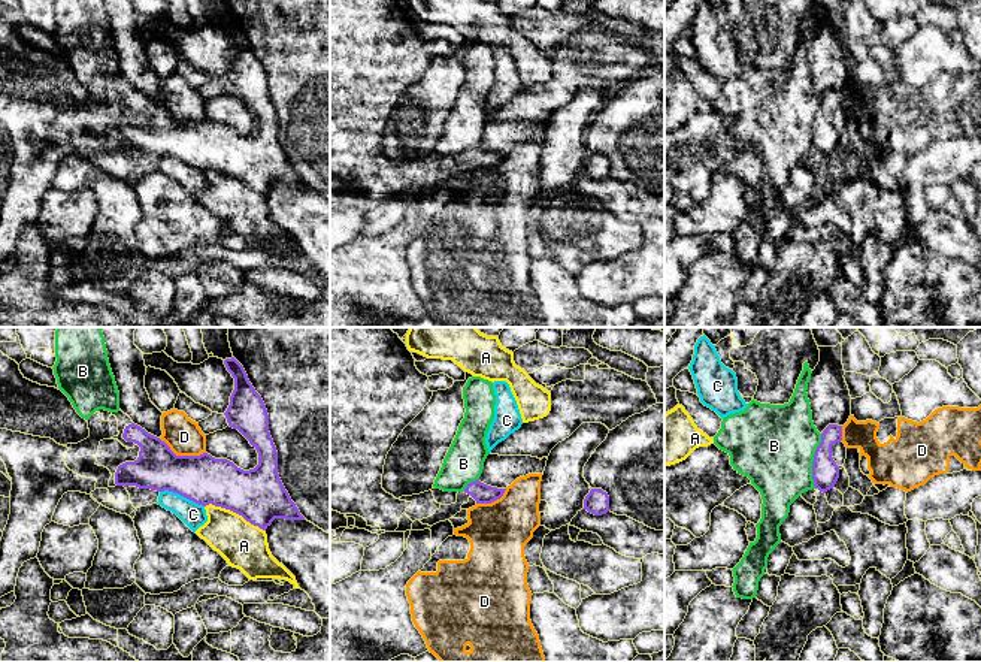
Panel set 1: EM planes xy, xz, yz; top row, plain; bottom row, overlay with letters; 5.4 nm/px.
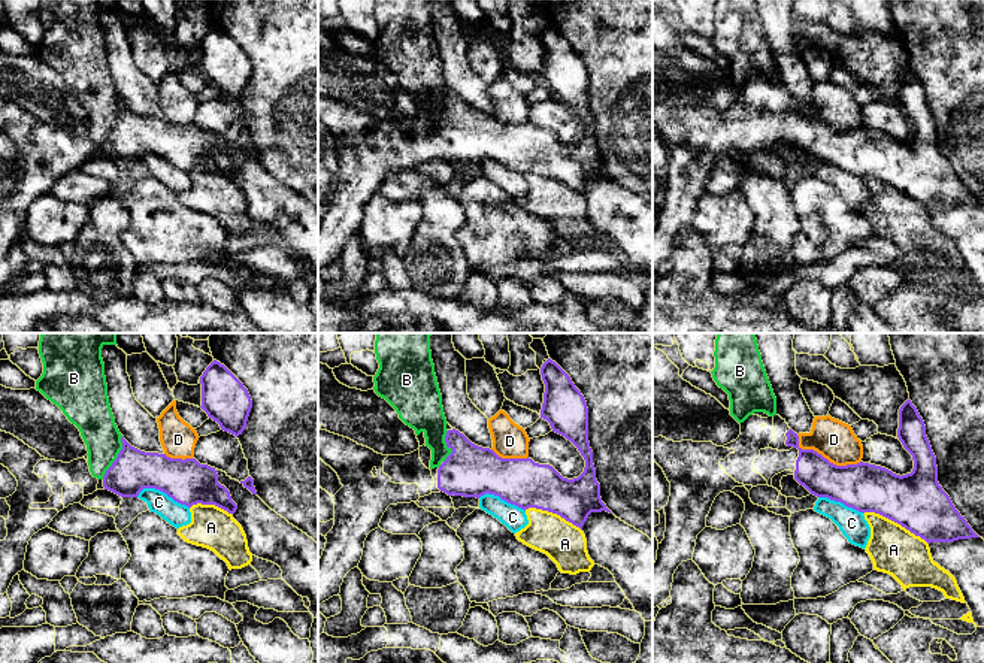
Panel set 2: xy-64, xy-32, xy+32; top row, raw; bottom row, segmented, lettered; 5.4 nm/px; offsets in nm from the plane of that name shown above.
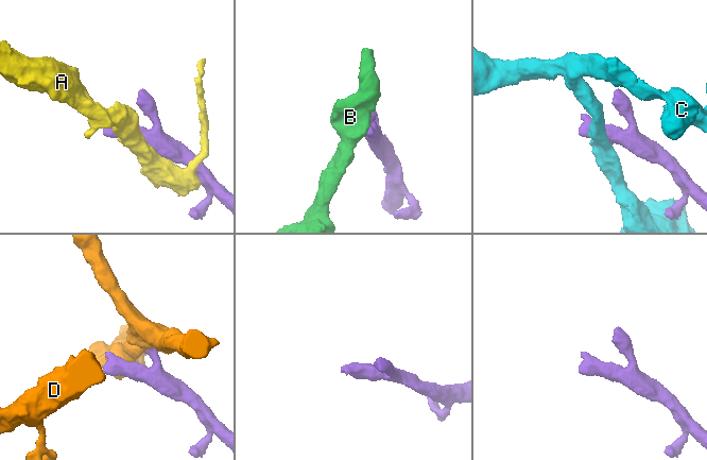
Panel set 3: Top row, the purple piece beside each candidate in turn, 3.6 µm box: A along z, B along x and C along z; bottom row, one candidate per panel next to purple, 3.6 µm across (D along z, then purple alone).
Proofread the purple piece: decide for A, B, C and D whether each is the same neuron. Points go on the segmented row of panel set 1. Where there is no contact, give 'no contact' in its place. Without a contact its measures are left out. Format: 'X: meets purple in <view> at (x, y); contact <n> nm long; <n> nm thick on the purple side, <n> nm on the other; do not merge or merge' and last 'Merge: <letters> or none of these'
A: meets purple in xy at (235, 511); contact 360 nm long; 280 nm thick on the purple side, 240 nm on the other; do not merge
B: meets purple in yz at (814, 461); contact 300 nm long; 140 nm thick on the purple side, 440 nm on the other; do not merge
C: meets purple in xy at (182, 495); contact 260 nm long; 260 nm thick on the purple side, 130 nm on the other; do not merge
D: meets purple in xy at (182, 456); contact 260 nm long; 260 nm thick on the purple side, 200 nm on the other; do not merge
Merge: none of these

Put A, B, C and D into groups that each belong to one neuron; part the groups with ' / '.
A / B / C / D

